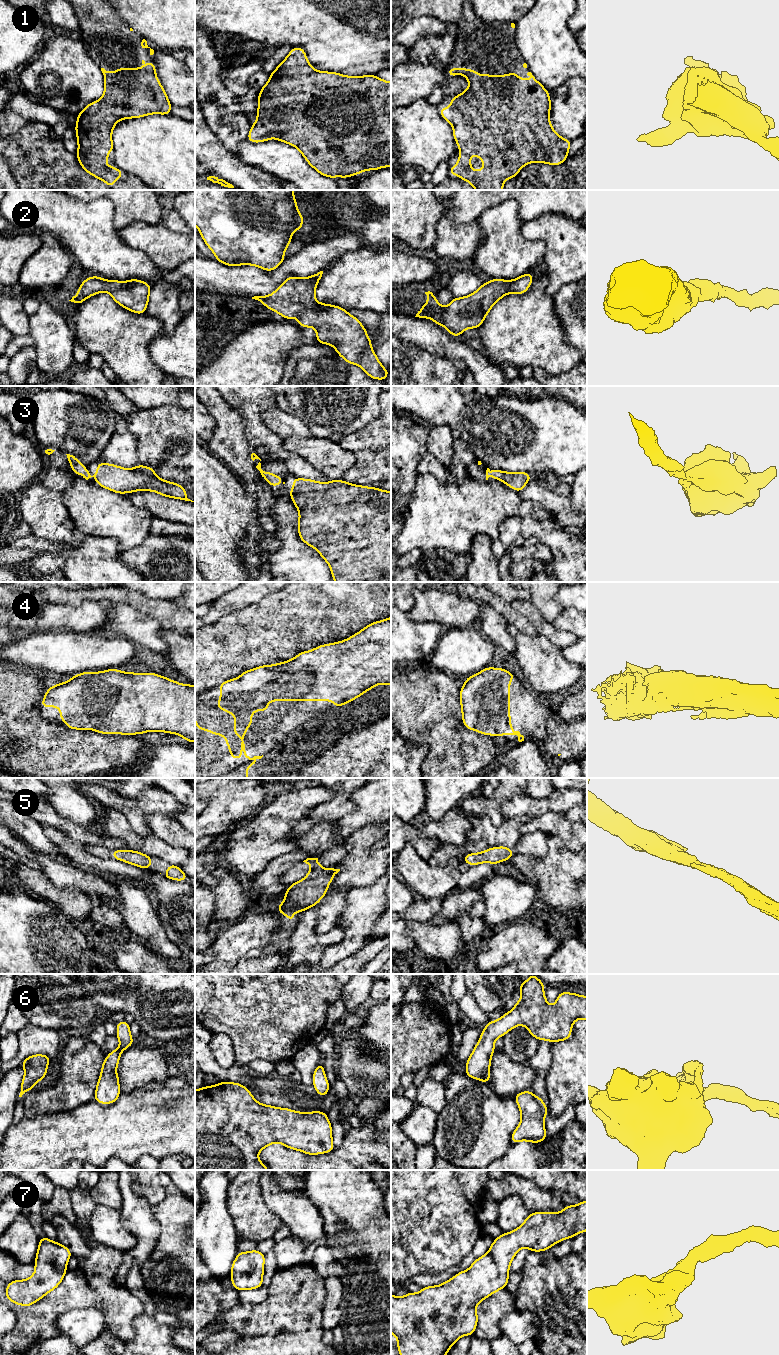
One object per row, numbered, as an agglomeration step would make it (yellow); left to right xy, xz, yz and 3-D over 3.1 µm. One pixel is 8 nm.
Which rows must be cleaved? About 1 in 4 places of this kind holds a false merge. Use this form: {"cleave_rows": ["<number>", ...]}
{"cleave_rows": []}

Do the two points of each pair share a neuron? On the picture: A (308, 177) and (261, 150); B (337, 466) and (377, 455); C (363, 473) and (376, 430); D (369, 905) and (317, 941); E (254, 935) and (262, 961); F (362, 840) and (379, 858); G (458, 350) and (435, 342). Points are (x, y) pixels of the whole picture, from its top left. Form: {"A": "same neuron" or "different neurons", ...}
{"A": "same neuron", "B": "different neurons", "C": "same neuron", "D": "different neurons", "E": "different neurons", "F": "same neuron", "G": "same neuron"}

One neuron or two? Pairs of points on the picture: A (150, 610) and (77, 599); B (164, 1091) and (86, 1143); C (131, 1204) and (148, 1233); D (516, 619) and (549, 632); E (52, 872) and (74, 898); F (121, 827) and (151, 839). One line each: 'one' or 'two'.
A: one
B: one
C: one
D: two
E: two
F: one

